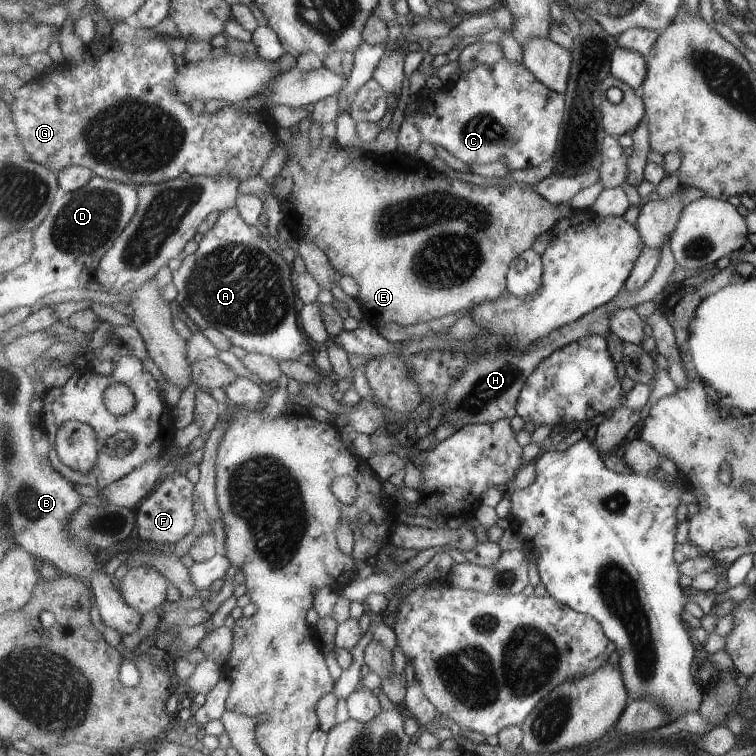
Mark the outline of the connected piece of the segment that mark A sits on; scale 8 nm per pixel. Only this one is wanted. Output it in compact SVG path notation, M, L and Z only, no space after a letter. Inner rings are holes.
M236 207L222 211L213 227L204 234L198 249L185 256L179 269L173 273L172 284L179 290L176 307L180 307L202 330L219 330L233 346L240 347L245 352L260 353L279 361L297 361L302 354L314 356L313 344L309 344L309 338L305 336L305 332L301 332L300 316L294 310L292 264L286 262L281 254L271 250L267 239L257 225L248 224L241 217Z

